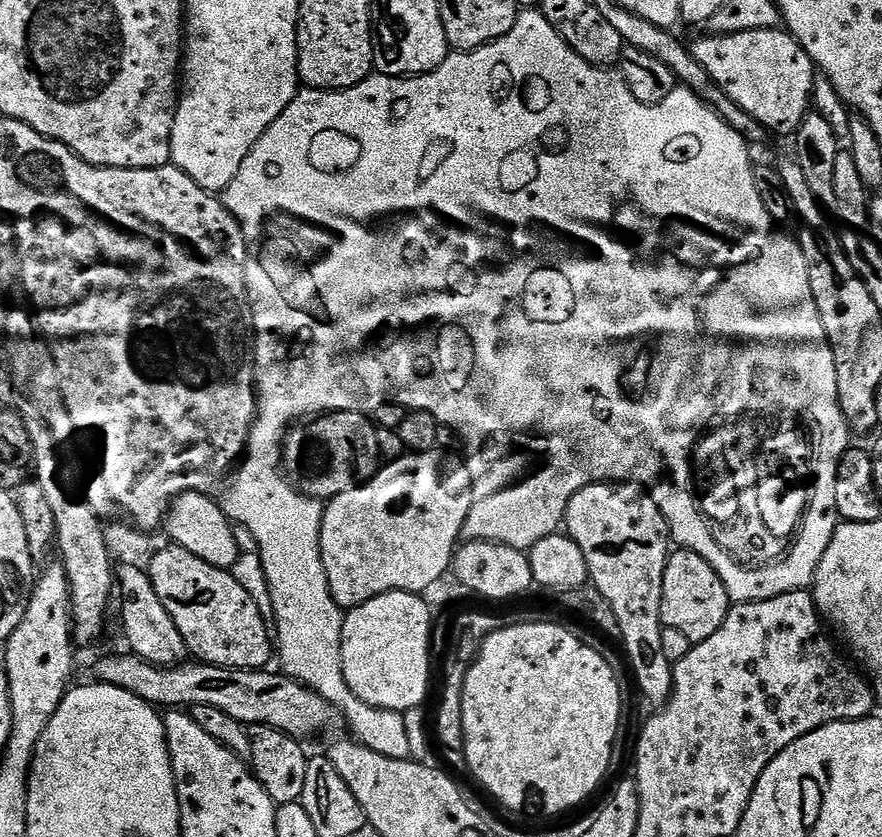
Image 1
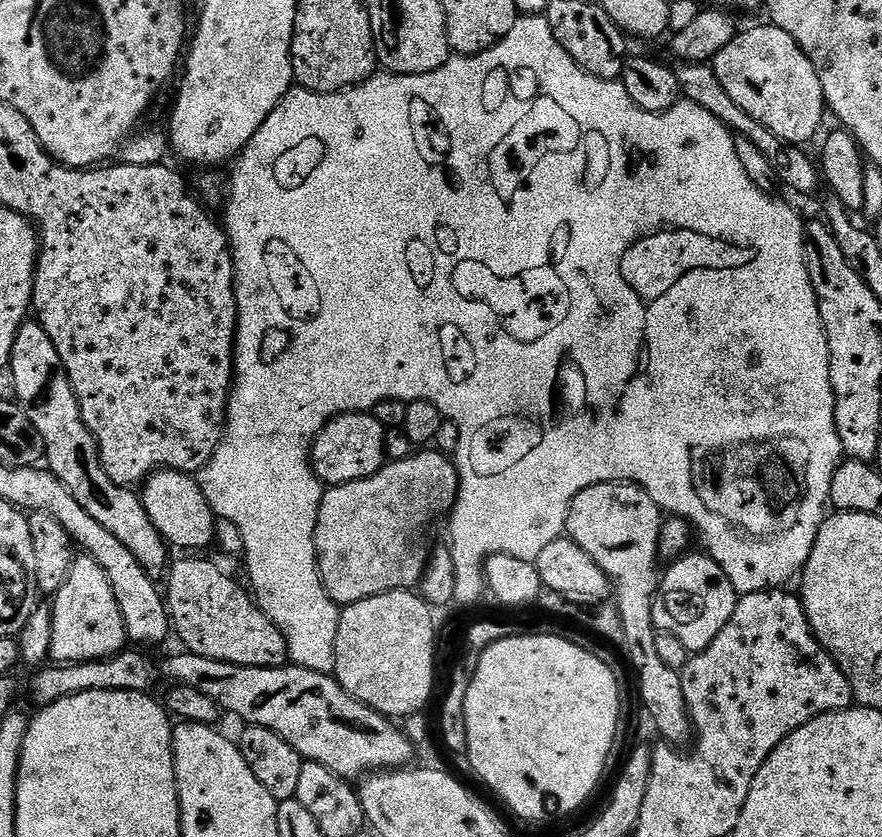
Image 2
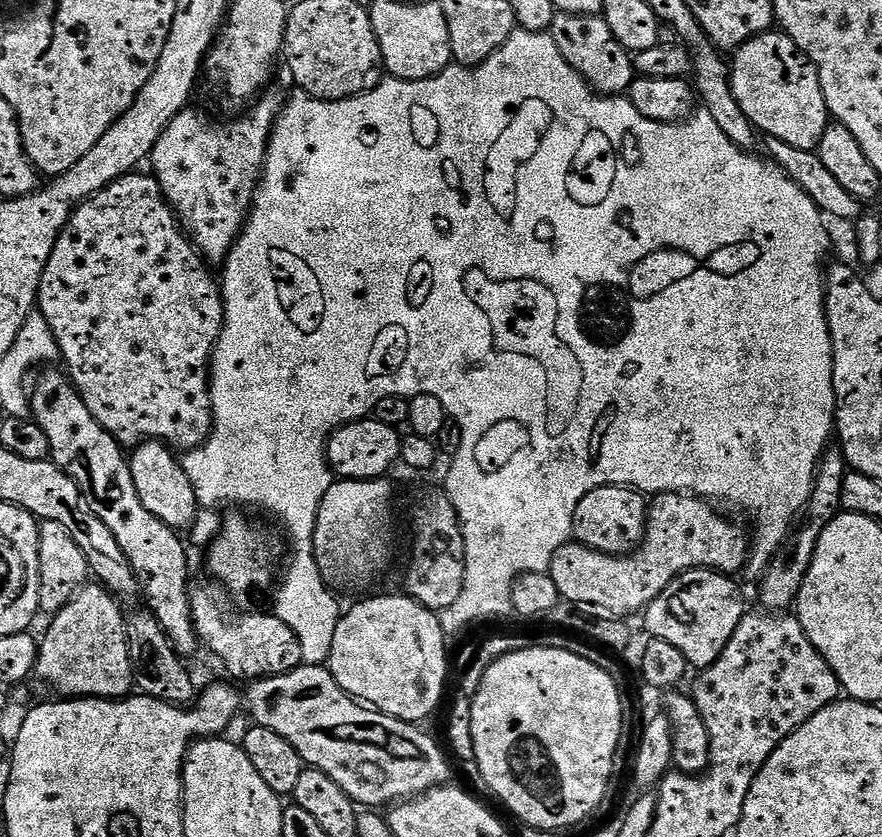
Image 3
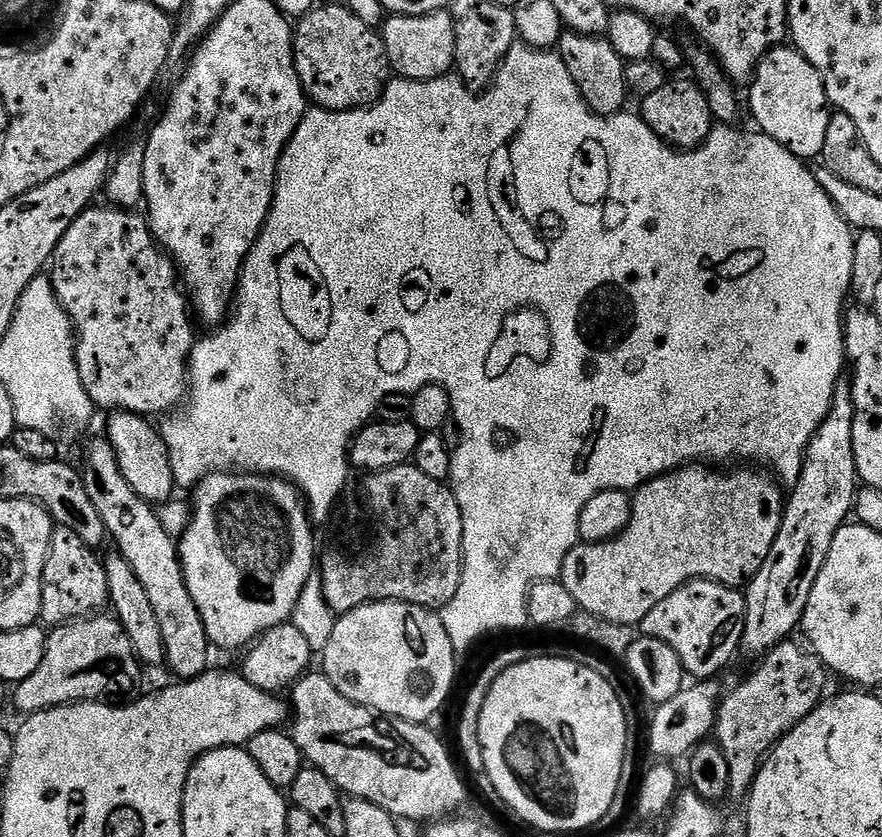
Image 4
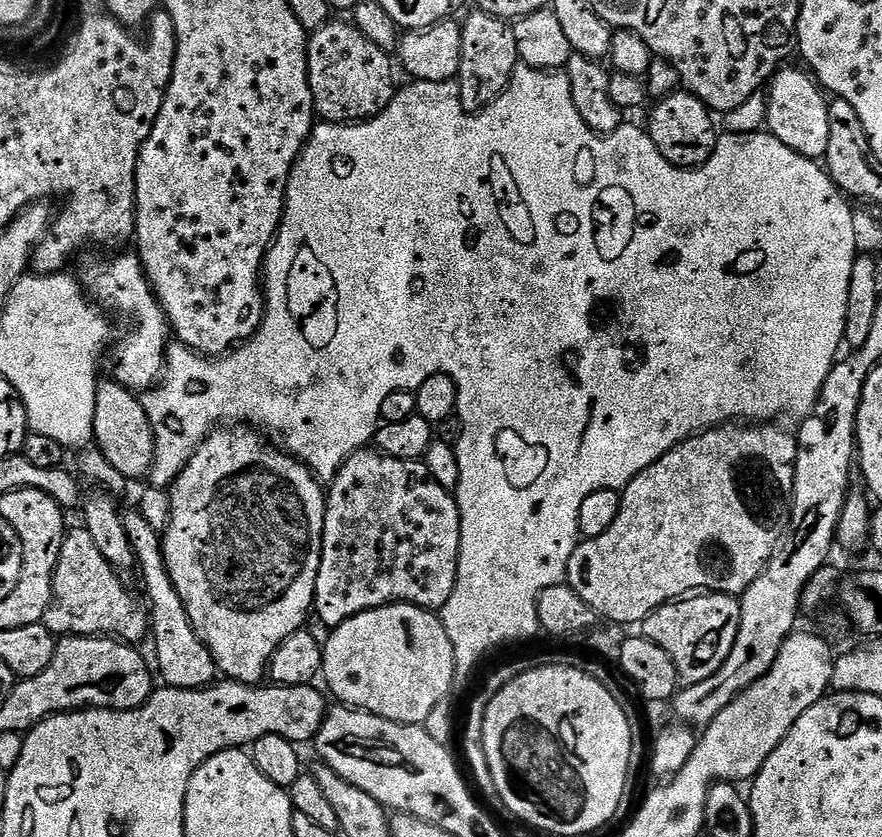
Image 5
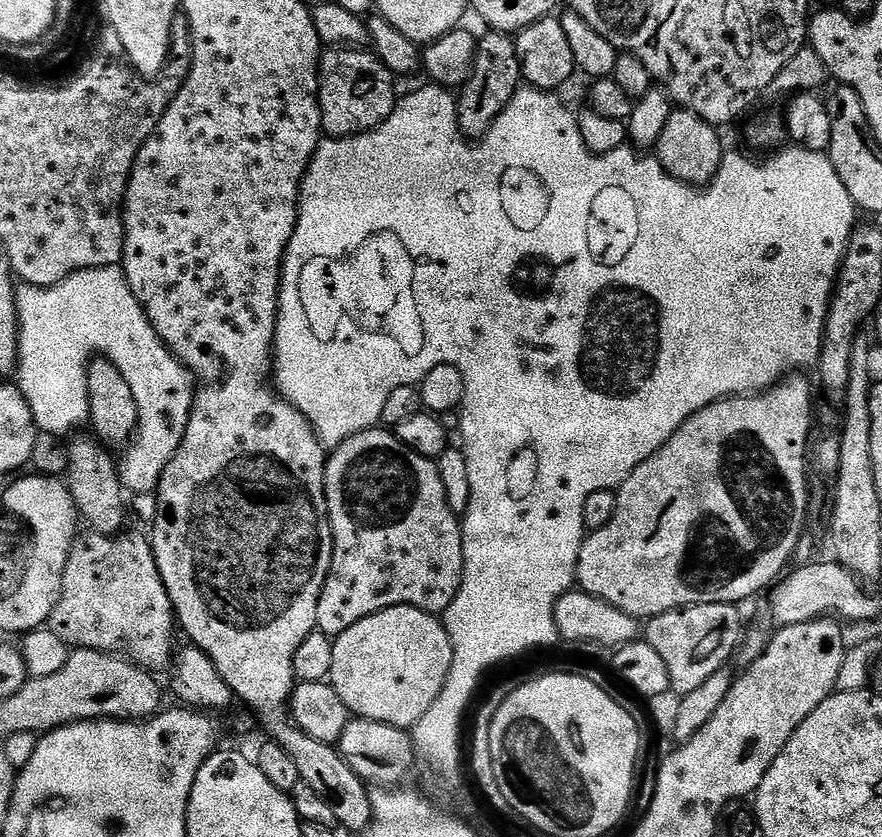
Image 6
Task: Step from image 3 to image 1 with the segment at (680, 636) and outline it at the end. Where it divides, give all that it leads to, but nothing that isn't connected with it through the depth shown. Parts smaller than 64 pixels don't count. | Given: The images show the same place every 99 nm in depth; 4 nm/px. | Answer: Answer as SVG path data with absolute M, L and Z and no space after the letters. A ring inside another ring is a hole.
M676 550L669 555L662 582L663 627L686 634L692 645L700 644L710 638L710 634L714 634L722 622L726 622L729 607L726 586L706 558L687 550Z

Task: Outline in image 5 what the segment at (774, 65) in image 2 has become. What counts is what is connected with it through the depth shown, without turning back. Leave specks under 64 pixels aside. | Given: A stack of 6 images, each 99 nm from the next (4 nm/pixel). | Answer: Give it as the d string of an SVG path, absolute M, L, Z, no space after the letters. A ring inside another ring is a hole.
M781 67L767 85L766 128L778 138L778 142L790 146L790 150L819 161L826 154L826 146L830 146L829 101L819 83L807 71L799 72L796 68L788 67Z

